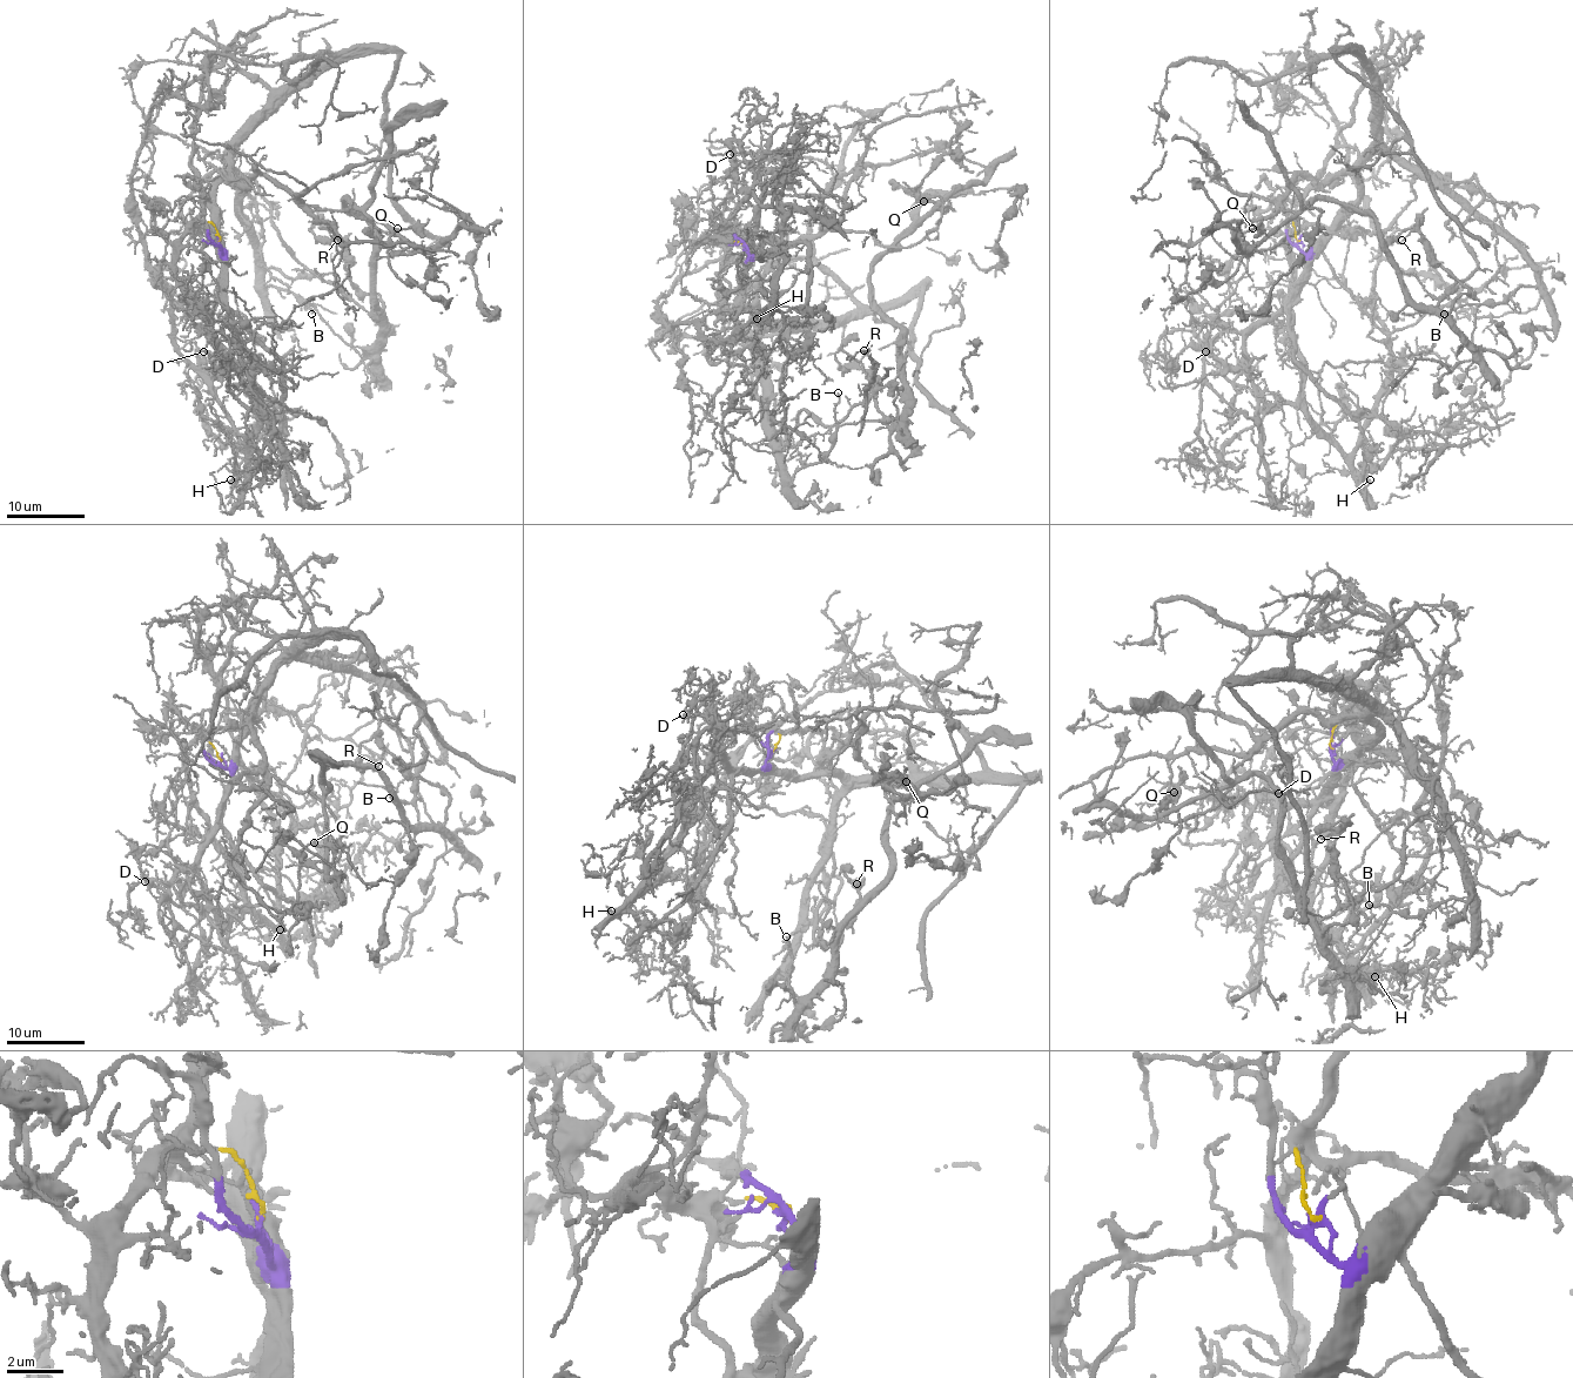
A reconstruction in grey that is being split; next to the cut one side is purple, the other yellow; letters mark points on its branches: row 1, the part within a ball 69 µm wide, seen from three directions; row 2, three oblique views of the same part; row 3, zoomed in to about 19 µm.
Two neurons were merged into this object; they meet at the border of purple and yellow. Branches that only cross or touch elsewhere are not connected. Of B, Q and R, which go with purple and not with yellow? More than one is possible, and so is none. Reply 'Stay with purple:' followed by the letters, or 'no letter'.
Stay with purple: B, Q, R

